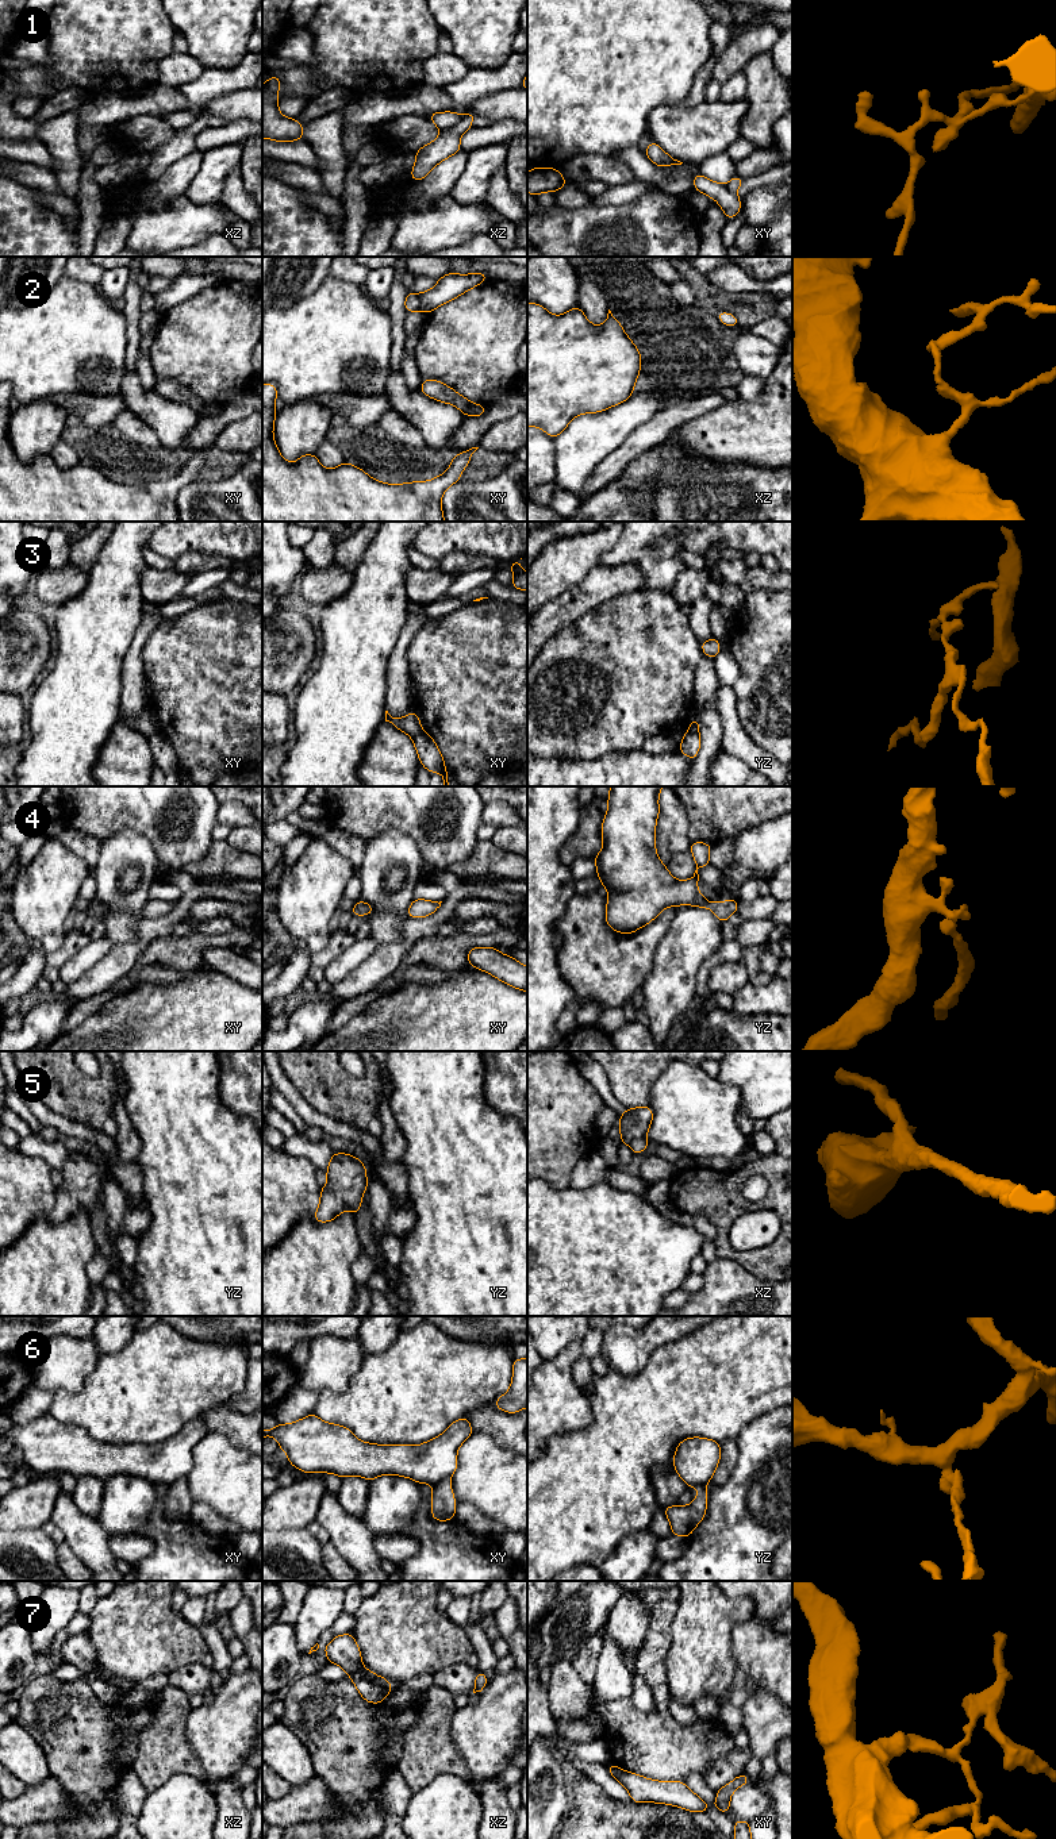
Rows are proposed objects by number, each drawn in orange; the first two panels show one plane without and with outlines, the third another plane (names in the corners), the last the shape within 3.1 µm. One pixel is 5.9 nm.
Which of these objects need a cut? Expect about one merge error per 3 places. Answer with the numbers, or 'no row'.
1, 3, 6, 7

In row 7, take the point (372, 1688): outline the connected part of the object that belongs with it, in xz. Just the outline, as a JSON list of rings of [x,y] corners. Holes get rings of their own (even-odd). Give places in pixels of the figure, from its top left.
[[[361,1667],[349,1677],[354,1682],[361,1697],[372,1704],[383,1703],[385,1696],[393,1690],[387,1678],[379,1677],[365,1667]]]

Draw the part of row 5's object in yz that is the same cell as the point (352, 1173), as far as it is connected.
[[[333,1153],[326,1177],[327,1184],[320,1188],[315,1220],[331,1221],[345,1209],[350,1209],[353,1216],[360,1212],[362,1193],[368,1189],[365,1165],[354,1155]]]

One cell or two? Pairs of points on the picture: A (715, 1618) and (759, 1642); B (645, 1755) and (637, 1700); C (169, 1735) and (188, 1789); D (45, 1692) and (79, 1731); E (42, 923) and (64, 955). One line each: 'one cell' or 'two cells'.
A: two cells
B: two cells
C: two cells
D: one cell
E: two cells

